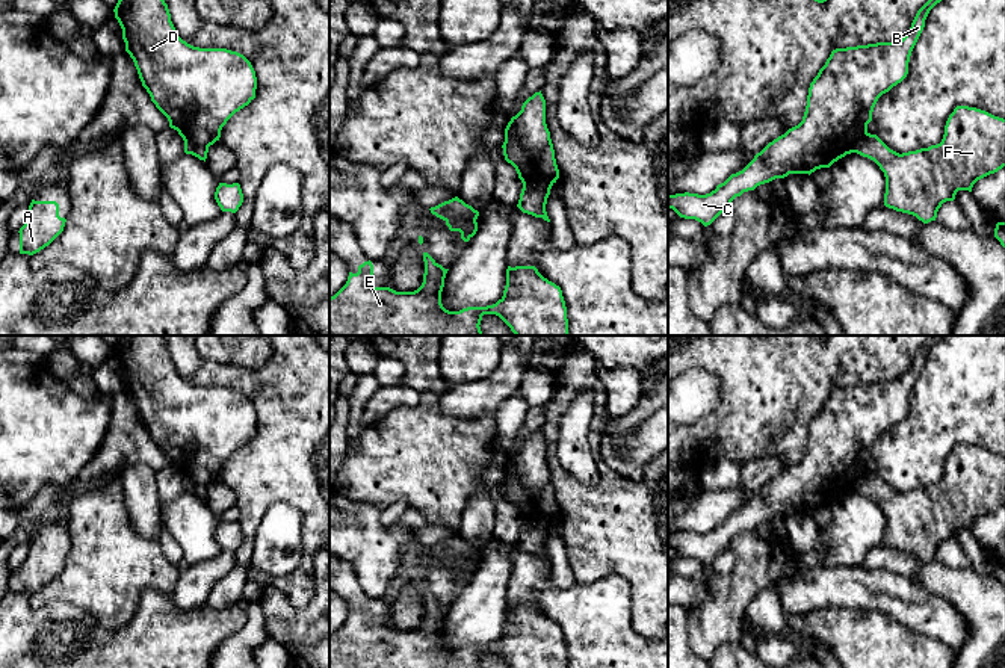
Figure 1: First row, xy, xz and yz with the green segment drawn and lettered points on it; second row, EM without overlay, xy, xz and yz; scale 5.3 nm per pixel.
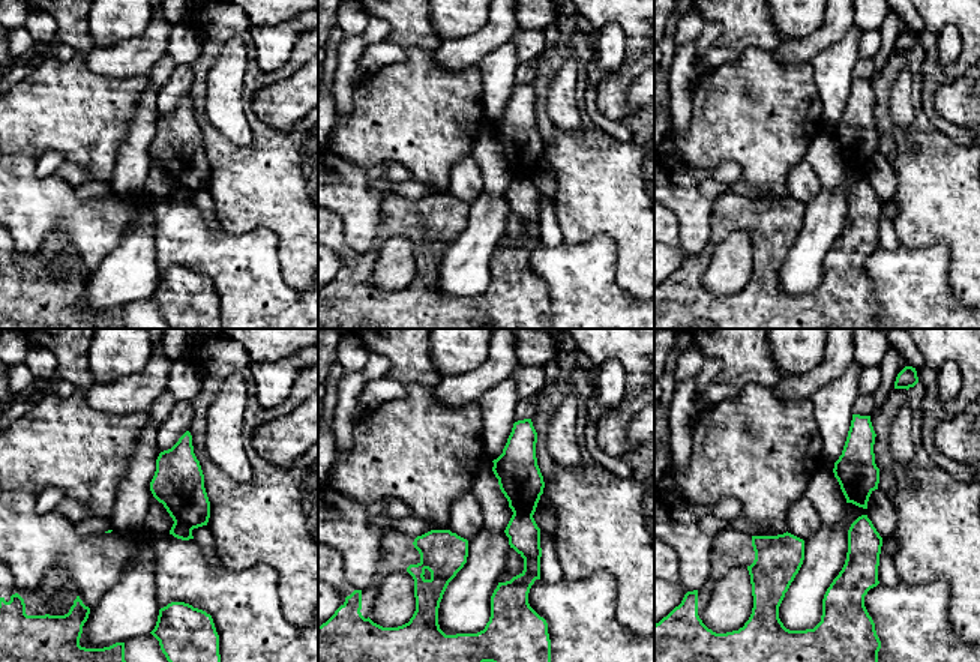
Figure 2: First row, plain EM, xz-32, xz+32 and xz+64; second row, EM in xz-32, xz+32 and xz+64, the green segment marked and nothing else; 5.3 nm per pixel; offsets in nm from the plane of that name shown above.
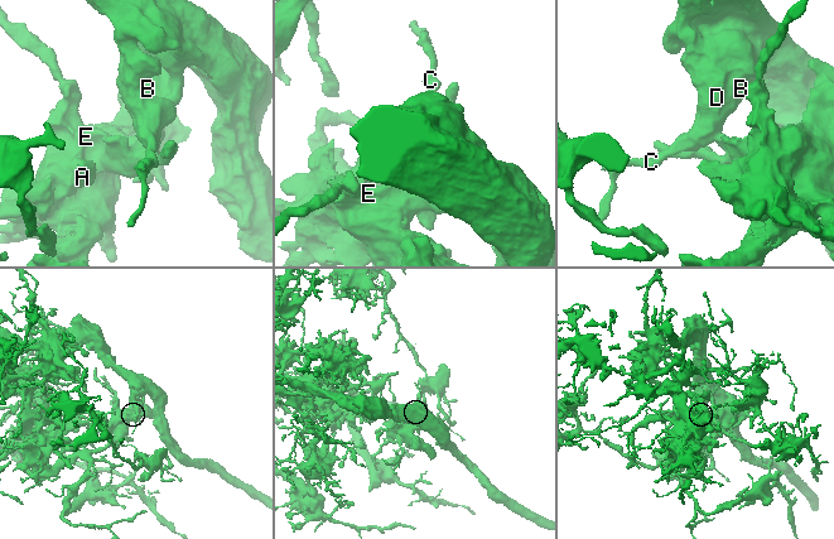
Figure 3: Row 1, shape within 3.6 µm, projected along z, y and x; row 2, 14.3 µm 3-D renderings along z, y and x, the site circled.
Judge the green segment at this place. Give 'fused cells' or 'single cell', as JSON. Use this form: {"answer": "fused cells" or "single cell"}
{"answer": "fused cells"}

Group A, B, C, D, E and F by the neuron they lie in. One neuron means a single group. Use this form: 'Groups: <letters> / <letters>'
Groups: A E F / B C D

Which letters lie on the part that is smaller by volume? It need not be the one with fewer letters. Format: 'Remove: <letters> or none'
Remove: B, C, D

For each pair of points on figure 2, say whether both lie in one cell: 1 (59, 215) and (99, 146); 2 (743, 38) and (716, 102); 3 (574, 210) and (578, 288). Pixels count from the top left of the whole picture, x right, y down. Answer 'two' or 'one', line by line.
1: two
2: two
3: two

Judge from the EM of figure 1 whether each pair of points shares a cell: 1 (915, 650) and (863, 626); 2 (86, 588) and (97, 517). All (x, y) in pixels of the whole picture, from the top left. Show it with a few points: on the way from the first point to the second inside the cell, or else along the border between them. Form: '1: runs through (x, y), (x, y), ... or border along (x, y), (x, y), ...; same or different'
1: runs through (902, 650), (887, 650), (875, 638); same
2: runs through (97, 570), (97, 535); same

